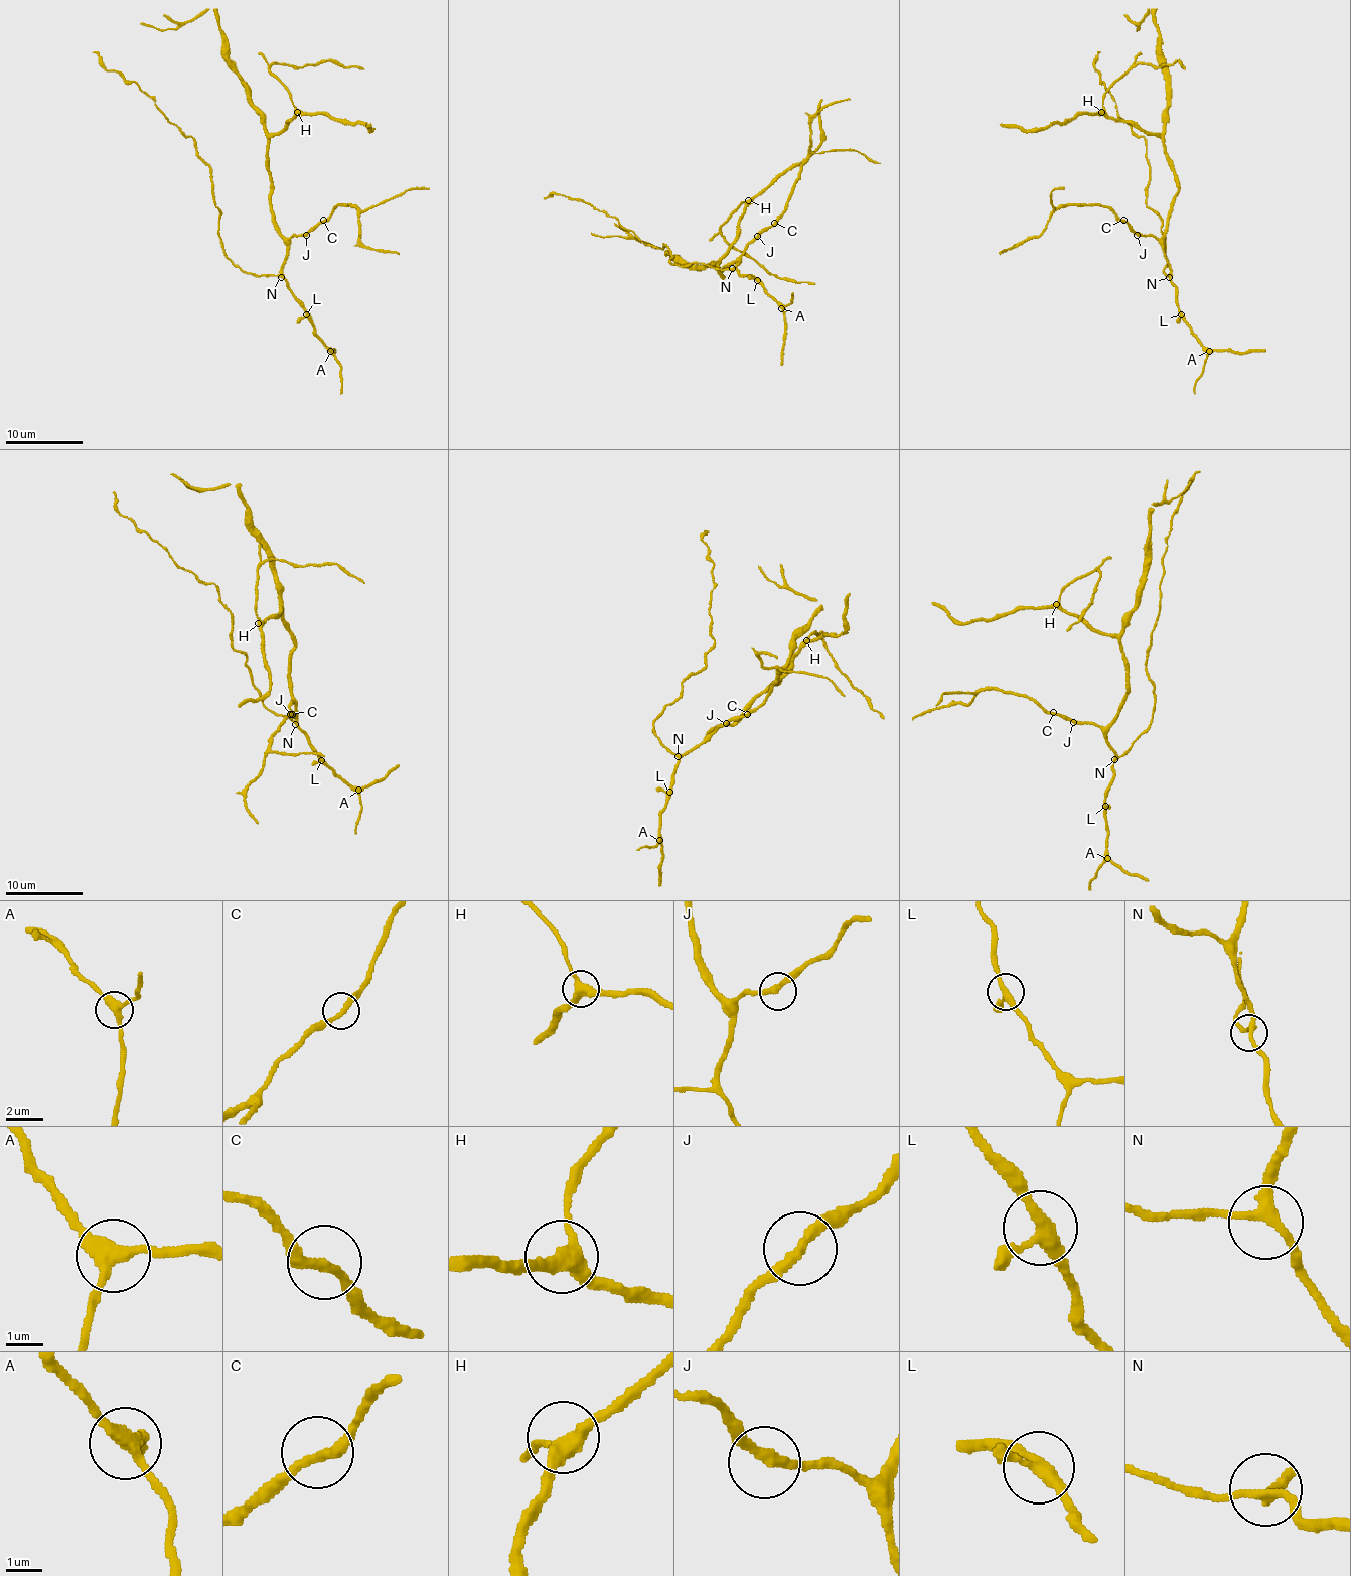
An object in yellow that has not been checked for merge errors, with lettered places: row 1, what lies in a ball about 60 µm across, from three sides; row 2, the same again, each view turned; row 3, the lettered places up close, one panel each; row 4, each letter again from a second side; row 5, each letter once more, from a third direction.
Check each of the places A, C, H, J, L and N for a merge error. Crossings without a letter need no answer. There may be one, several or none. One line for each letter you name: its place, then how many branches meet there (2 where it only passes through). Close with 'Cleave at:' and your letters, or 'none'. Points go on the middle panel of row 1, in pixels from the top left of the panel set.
Cleave at: none

